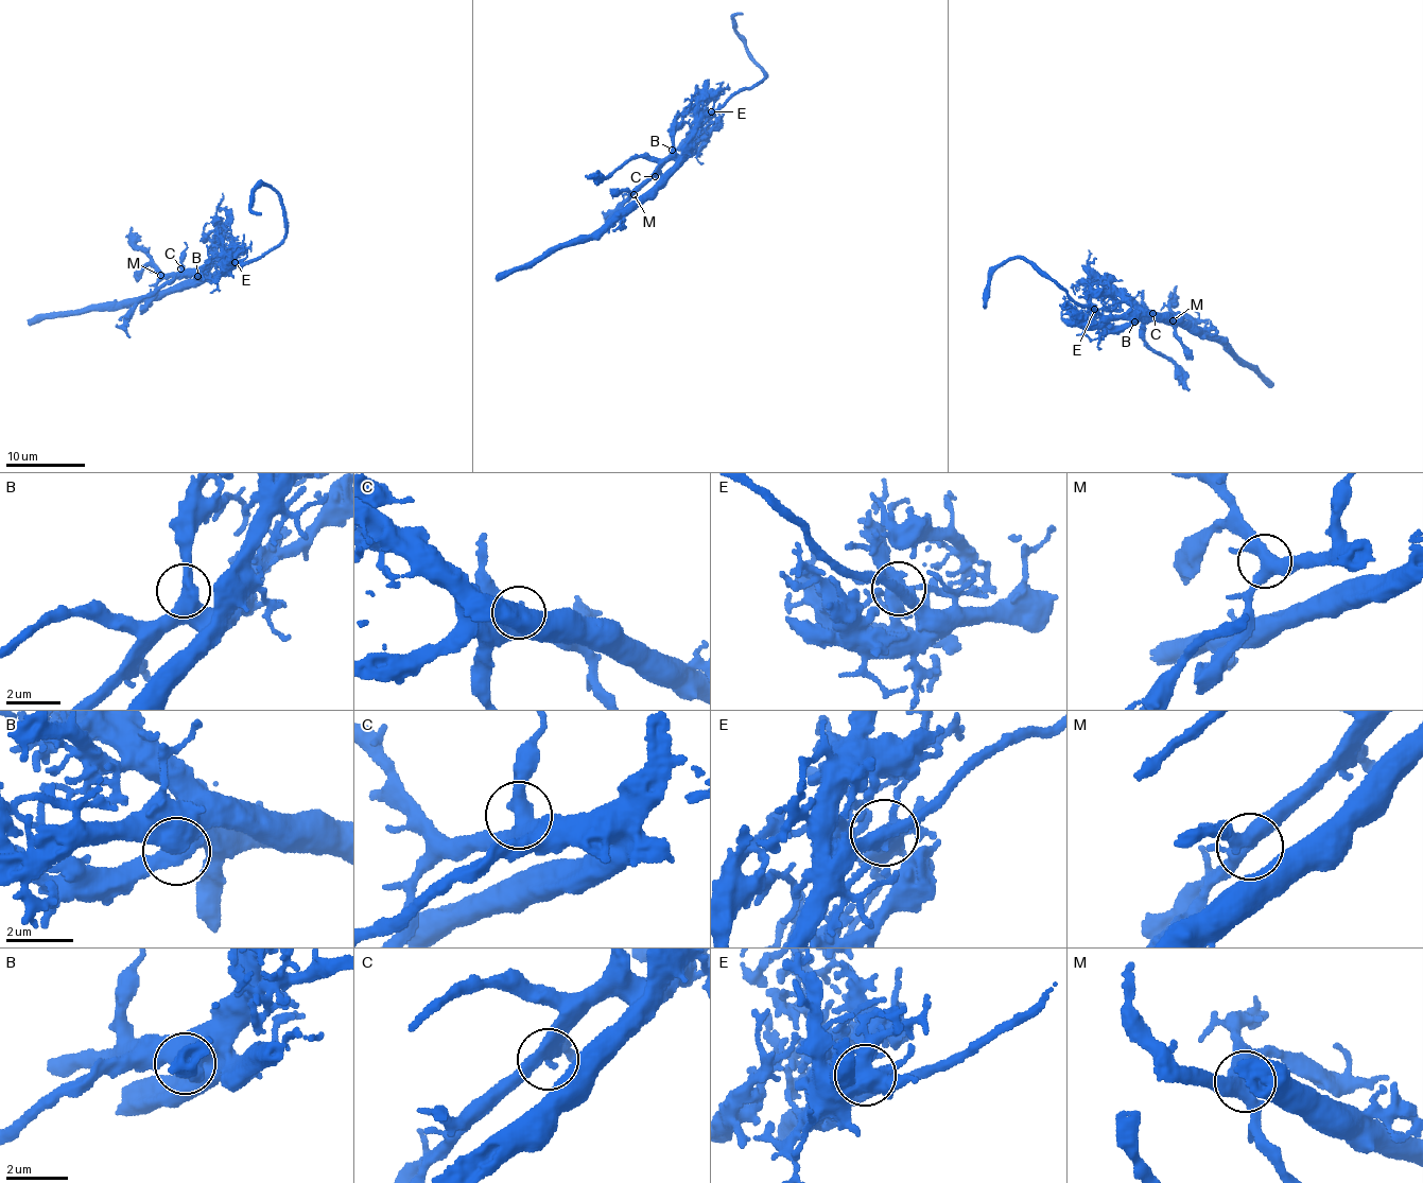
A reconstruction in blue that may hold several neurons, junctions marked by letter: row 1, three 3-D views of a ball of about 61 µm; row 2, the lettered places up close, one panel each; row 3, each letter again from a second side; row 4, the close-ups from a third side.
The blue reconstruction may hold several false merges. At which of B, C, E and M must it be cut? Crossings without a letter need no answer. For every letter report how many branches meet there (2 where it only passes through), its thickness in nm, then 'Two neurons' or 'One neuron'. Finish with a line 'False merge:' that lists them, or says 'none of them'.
B: Branches: 2. Thickness 550 nm. One neuron
C: Branches: 3. Thickness 360 nm. One neuron
E: Branches: 4. Thickness 360 nm. One neuron
M: Branches: 4. Thickness 420 nm. One neuron
False merge: none of them

